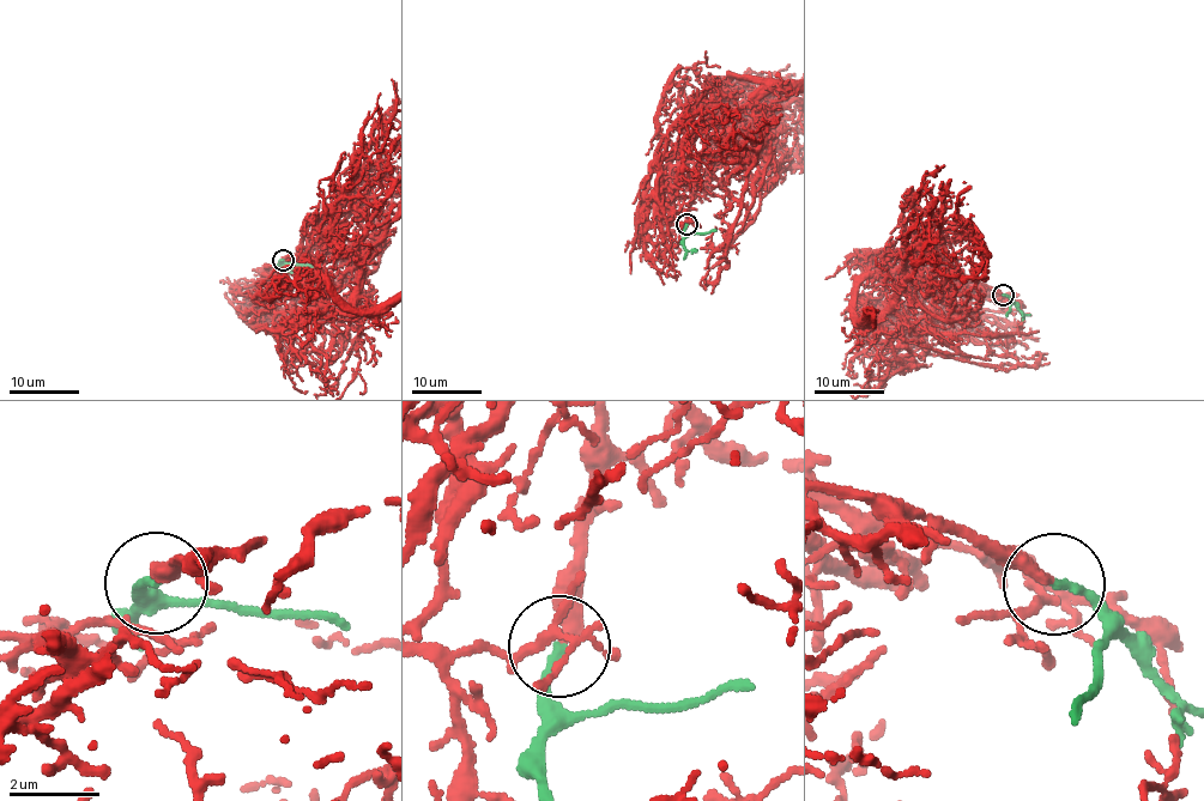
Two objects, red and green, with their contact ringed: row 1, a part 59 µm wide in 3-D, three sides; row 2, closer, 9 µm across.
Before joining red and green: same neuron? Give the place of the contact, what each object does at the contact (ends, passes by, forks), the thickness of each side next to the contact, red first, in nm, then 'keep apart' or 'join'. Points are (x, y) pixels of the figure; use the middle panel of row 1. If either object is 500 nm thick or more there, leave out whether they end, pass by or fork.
place (687, 224); red passes by; green ends; calibres 220 and 190 nm; join

